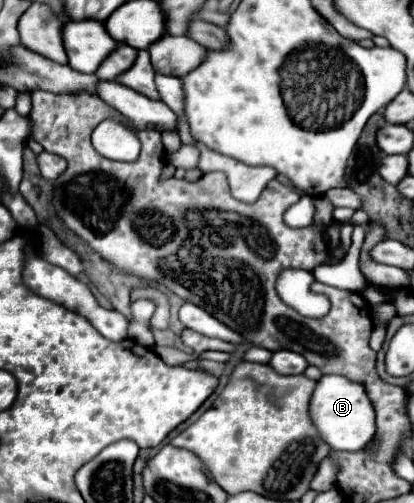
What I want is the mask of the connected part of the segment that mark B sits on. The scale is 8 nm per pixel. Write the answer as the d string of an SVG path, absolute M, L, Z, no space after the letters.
M323 375L317 381L309 405L309 417L319 431L319 437L327 441L331 449L339 451L363 449L375 433L375 411L369 397L365 395L365 389L359 383L347 381L341 375Z

